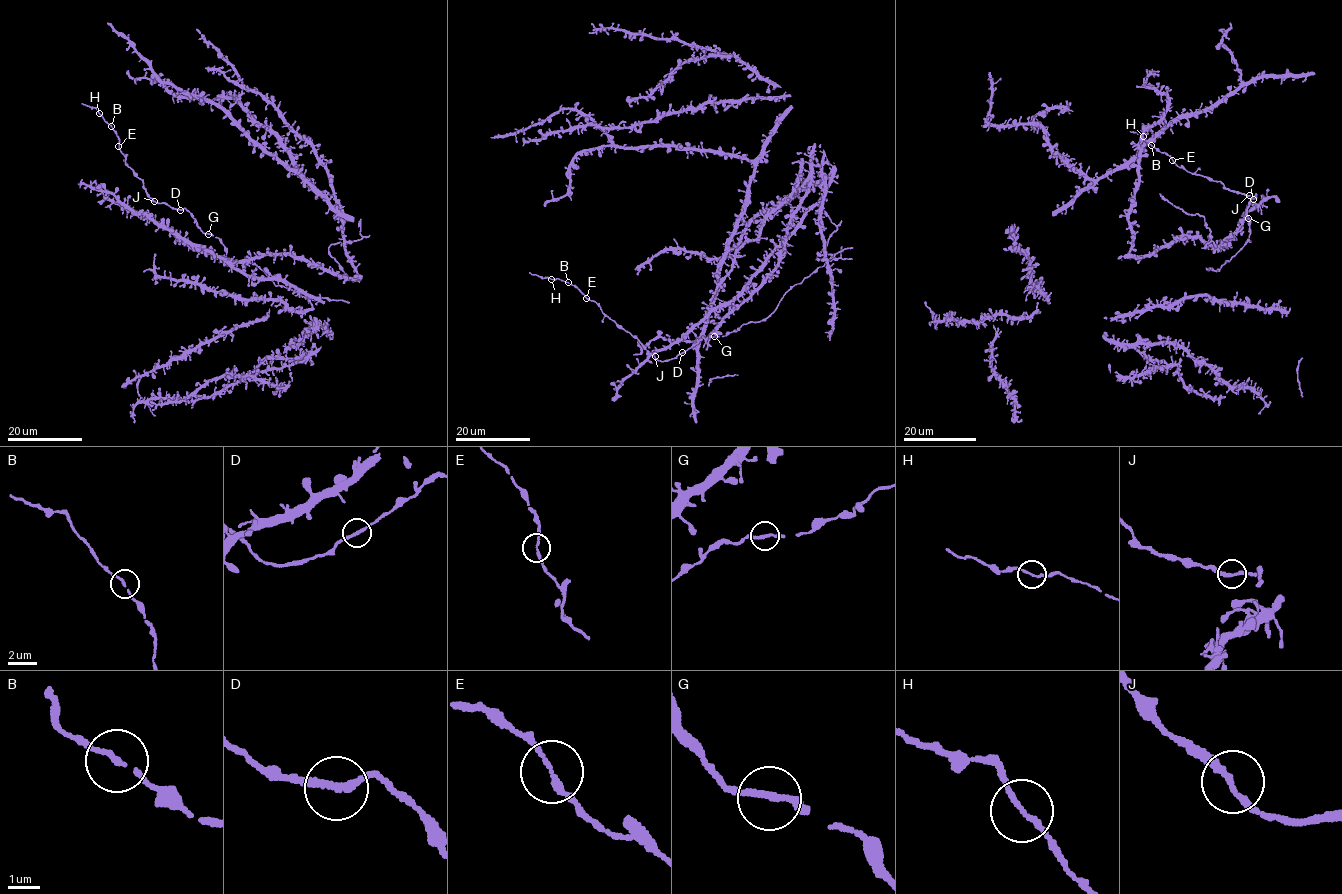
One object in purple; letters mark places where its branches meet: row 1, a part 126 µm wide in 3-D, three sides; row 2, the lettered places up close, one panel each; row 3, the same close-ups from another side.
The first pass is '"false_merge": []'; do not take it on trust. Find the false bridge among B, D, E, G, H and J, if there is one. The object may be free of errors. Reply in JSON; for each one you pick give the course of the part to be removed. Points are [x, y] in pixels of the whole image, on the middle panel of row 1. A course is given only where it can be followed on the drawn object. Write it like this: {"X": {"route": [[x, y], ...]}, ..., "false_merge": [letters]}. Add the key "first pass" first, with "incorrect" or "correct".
{"first pass": "correct", "false_merge": []}

